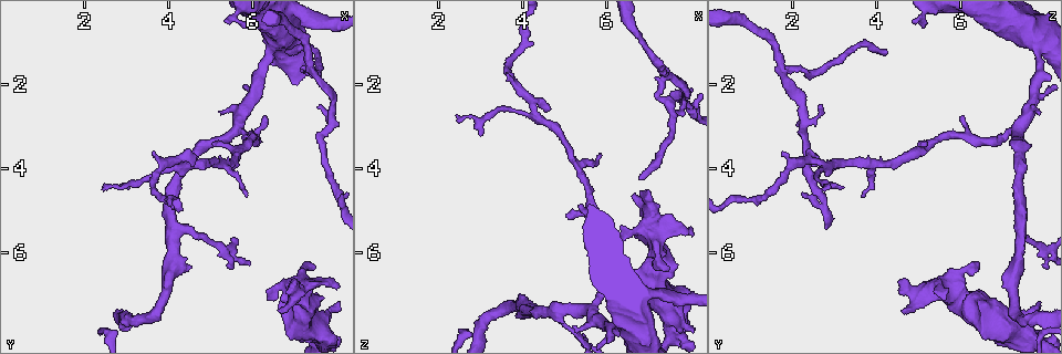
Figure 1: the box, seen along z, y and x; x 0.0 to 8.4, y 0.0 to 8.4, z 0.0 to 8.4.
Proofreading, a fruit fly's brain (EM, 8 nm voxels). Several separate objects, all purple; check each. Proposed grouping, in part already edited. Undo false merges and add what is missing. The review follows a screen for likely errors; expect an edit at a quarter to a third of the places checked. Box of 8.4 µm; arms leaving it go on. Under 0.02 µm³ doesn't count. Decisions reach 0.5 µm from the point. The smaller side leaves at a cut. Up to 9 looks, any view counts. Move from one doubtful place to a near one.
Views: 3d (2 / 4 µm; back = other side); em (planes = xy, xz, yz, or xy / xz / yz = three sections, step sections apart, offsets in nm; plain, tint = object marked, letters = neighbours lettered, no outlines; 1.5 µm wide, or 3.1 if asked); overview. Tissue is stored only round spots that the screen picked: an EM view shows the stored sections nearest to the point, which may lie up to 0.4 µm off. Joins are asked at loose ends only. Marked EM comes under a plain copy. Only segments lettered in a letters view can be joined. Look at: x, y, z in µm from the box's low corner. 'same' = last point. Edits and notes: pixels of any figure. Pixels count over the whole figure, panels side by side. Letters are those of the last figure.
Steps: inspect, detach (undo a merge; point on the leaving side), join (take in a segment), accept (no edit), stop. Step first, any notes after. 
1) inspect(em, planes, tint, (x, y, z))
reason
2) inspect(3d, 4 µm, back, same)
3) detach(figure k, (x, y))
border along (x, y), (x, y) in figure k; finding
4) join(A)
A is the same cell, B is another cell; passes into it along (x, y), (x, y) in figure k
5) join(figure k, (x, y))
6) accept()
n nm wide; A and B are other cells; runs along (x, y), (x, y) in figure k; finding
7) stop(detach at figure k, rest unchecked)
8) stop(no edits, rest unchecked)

inspect(3d, 4 µm, (7.40, 1.65, 1.80))
two arms in line, one across

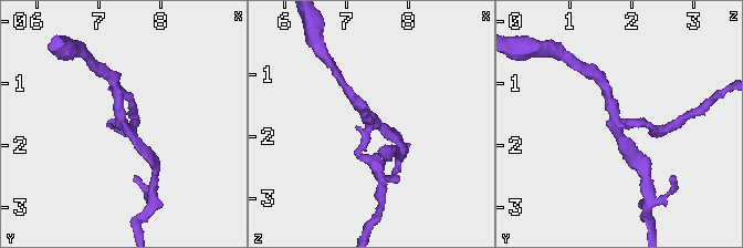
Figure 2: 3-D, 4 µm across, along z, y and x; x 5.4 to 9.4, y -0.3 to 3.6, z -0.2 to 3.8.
inspect(em, yz, step 8, tint, (7.35, 1.70, 1.85))
3 arms; arms of 170, 180, 200 nm; need the tissue

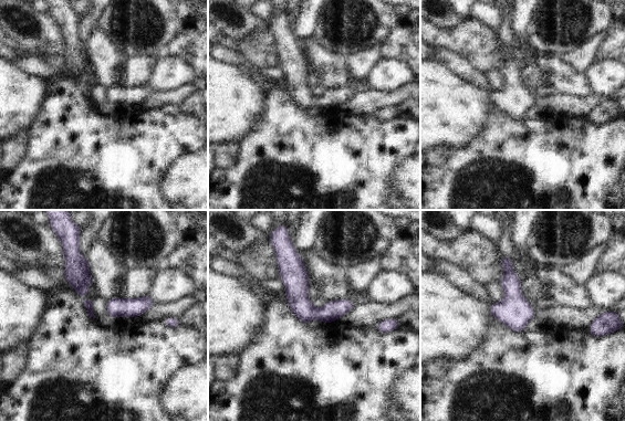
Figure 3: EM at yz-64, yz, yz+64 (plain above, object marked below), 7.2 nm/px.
inspect(em, yz, step 8, letters, same)
see the neighbours

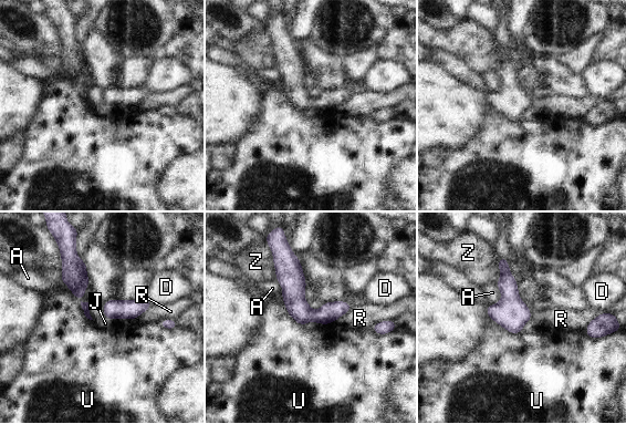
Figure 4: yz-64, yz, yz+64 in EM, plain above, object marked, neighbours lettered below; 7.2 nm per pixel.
accept()
U touches over 280 nm; A, D, J, R, U and Z are other cells; all the same cell

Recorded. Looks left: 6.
inspect(em, xy, step 4, tint, (6.35, 1.20, 7.80))
calibre changes

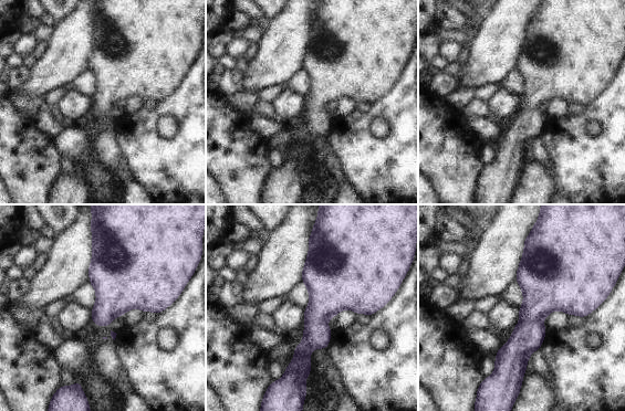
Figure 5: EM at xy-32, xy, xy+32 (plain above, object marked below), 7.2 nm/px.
inspect(em, xy, step 4, letters, same)

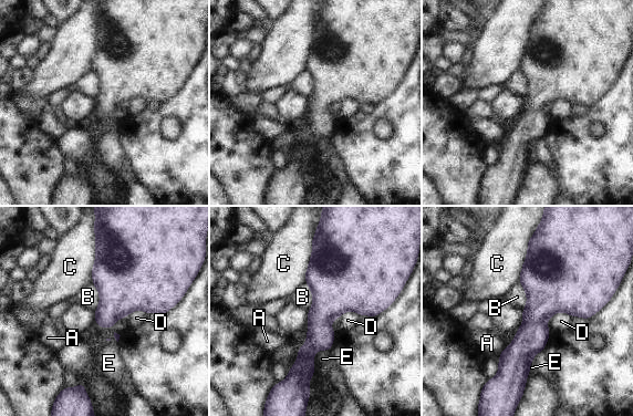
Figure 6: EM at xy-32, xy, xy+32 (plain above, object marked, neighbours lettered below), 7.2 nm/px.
accept()
260 nm wide; A, B, C, D and E are other cells; border along (92, 282), (99, 293), (94, 312) in figure 6; all the same cell

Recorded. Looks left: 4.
inspect(3d, 2 µm, (3.65, 3.65, 1.75))
tapers out

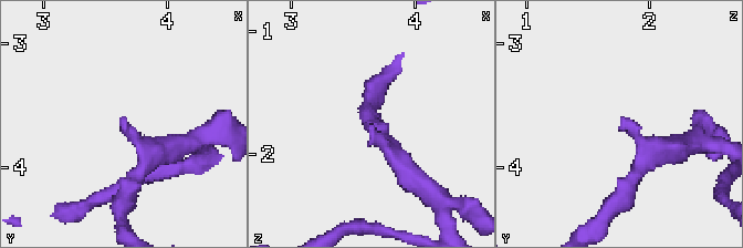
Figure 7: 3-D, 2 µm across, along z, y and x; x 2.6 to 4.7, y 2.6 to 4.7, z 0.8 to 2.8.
inspect(em, xz, step 8, tint, (3.64, 3.64, 1.74))

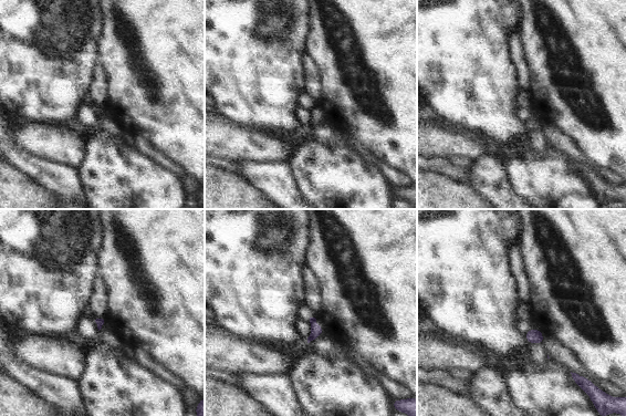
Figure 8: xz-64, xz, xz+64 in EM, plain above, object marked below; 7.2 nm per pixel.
inspect(em, planes, letters, same)
cut it another way

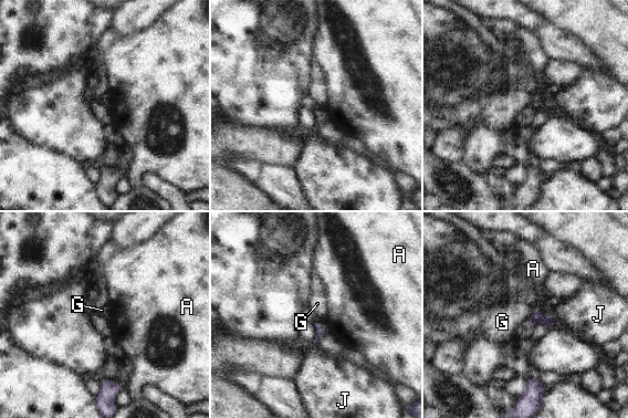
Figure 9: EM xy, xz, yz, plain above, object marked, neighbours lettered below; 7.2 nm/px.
accept()
A, G and J are other cells; border along (533, 310), (529, 325) in figure 9; none of them fits

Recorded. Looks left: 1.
stop(no edits, rest unchecked)

